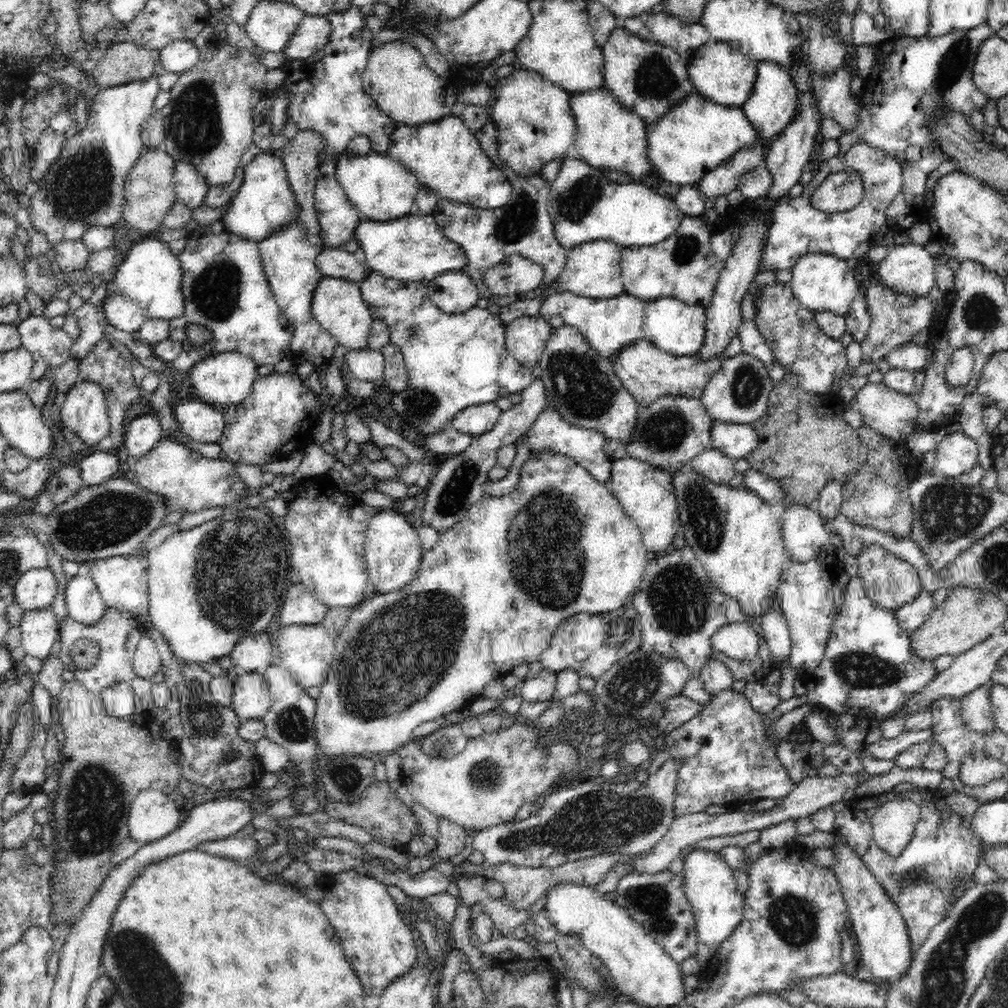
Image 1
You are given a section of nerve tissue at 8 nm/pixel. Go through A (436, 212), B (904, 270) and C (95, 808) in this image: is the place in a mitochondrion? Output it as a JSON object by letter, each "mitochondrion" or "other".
{"A":"other","B":"other","C":"mitochondrion"}

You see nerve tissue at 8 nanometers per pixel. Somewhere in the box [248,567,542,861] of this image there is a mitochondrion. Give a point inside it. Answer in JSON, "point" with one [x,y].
{"point":[374,679]}

